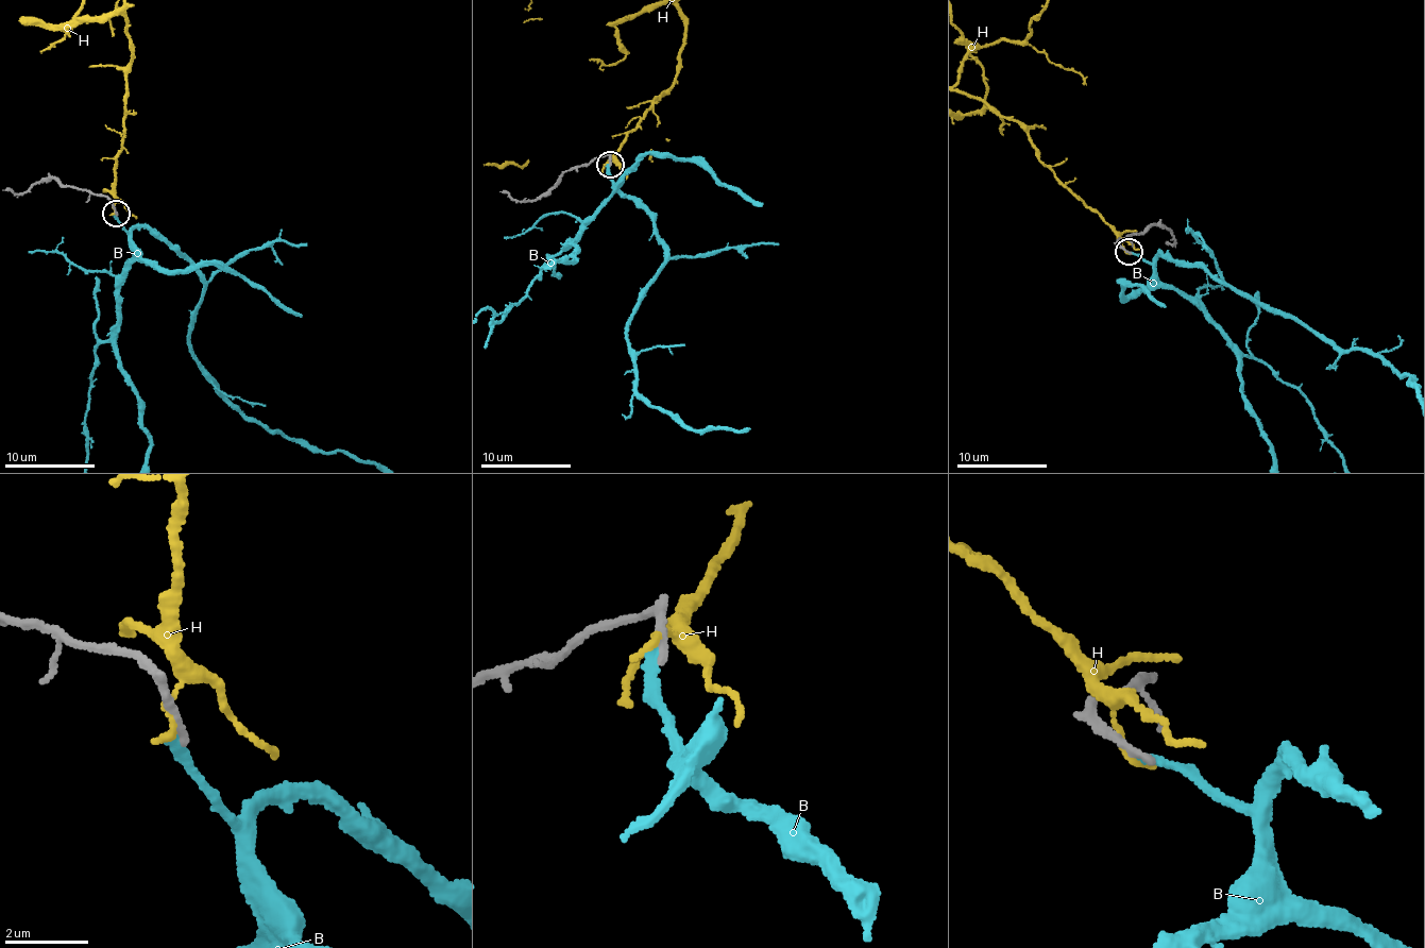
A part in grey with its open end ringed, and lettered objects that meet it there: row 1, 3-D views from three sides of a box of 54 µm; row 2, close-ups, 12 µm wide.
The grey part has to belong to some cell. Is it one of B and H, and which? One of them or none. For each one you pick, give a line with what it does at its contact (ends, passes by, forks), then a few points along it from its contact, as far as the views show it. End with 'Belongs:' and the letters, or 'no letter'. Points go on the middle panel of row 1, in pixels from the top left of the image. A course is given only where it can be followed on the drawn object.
B: it ends
Belongs: B

